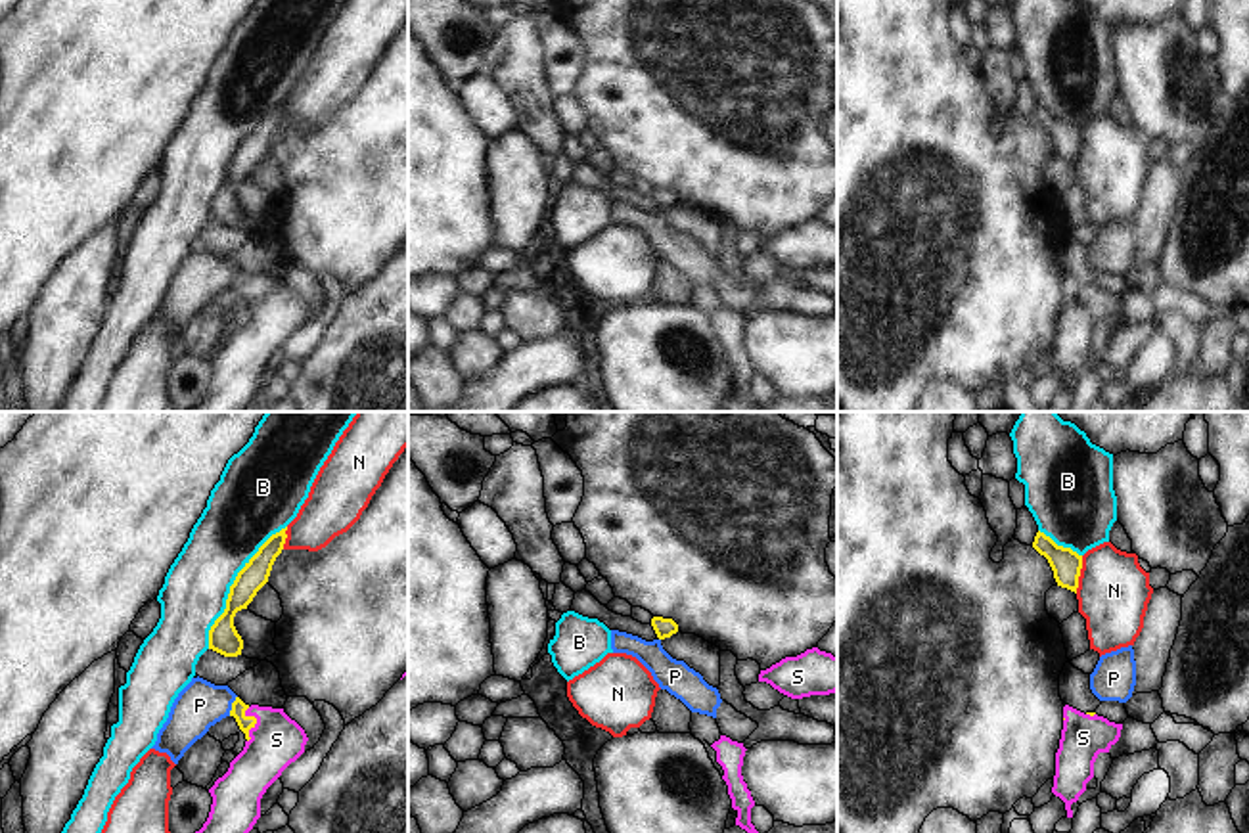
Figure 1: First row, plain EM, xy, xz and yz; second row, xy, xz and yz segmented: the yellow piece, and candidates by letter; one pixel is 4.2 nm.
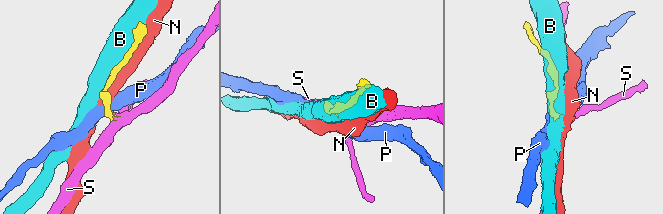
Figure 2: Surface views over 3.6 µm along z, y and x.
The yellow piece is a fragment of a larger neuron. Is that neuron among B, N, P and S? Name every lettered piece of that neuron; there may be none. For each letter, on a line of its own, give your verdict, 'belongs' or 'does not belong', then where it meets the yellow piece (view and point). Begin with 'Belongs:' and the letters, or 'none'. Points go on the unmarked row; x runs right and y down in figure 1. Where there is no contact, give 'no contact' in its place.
Belongs: S
B: does not belong; contact xy (232, 156)
N: does not belong; contact yz (1079, 146)
P: does not belong; contact xy (232, 276)
S: belongs; contact xy (255, 293)

